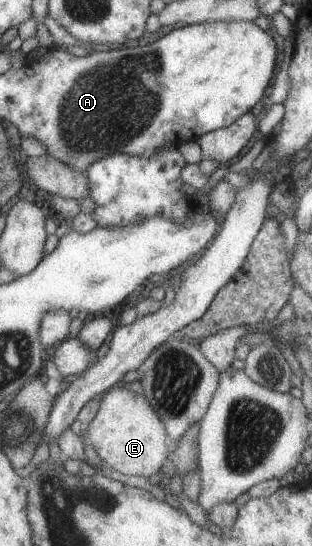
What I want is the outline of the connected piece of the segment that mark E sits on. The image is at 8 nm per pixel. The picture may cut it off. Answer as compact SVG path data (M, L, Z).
M121 385L108 389L99 400L96 416L85 426L85 443L93 447L106 469L145 478L163 469L171 452L170 443L161 420L149 407L147 400L142 395L125 390Z

